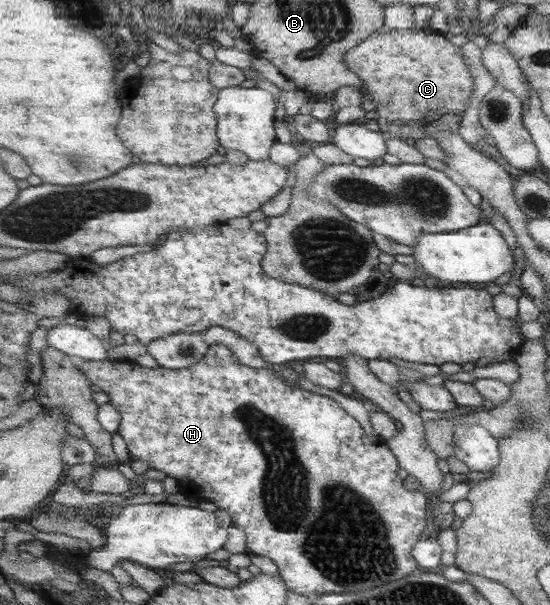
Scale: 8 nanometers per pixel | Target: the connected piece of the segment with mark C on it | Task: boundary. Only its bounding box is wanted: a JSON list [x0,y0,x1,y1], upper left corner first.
[344,25,475,142]

